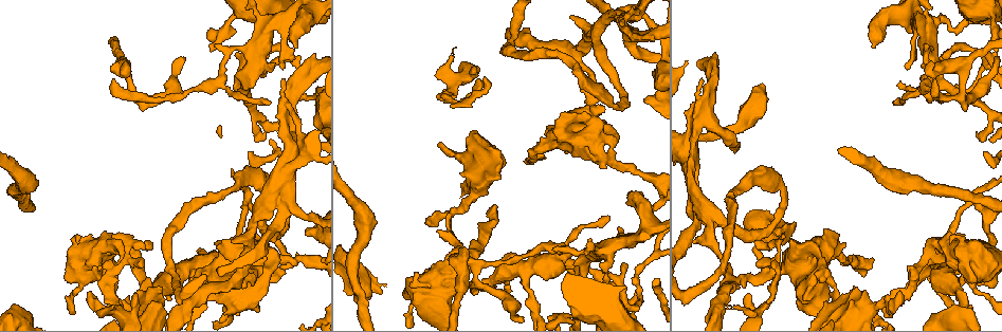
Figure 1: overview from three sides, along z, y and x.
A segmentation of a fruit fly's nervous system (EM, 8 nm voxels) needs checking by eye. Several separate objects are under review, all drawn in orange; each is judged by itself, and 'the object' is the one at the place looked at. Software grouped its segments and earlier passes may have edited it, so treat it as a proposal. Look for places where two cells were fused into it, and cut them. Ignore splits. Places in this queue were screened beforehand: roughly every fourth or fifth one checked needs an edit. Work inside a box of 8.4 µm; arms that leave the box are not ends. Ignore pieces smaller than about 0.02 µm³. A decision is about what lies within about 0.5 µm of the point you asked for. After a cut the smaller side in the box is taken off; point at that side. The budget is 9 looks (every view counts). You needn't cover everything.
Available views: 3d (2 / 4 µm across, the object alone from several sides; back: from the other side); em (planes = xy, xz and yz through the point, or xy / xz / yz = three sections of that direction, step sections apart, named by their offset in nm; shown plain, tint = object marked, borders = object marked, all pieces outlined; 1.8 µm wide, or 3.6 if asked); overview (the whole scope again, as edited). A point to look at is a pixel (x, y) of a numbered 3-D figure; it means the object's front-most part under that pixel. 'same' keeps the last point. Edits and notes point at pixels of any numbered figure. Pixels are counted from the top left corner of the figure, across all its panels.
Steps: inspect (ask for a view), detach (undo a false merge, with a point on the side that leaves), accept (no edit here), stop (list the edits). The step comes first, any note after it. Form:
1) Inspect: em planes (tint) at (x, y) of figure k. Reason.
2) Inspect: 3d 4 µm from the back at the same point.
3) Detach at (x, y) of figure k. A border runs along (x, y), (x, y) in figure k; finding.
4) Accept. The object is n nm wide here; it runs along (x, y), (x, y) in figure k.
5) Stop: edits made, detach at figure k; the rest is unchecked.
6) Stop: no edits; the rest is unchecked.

Inspect: em yz step 4 (tint) at (712, 223) of figure 1. Four arms meet.

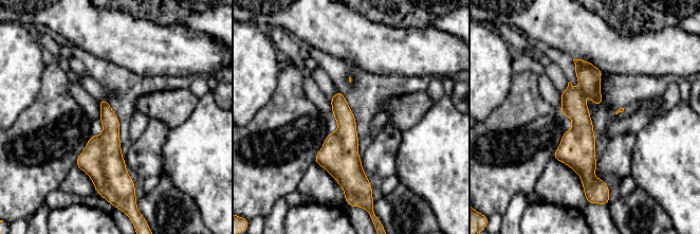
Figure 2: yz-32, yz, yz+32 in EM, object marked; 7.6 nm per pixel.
Accept. The object is 150 nm wide here; it runs along (577, 61), (584, 70), (584, 181) in figure 2; one cell here.

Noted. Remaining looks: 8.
Inspect: em planes (plain) at (632, 17) of figure 1. Calibre changes.

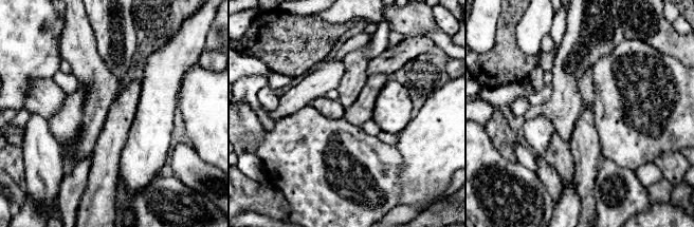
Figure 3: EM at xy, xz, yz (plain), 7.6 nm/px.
Inspect: em planes (tint) at the same point. Where the object lies.

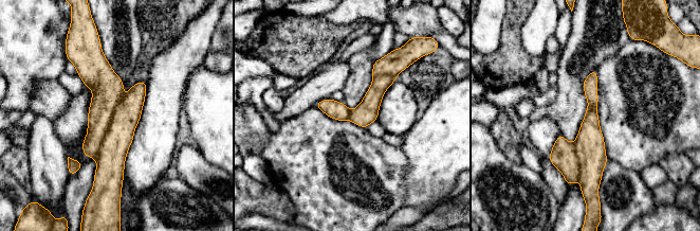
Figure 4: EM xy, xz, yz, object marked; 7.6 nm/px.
Accept. The object is 180 nm wide here; it runs along (594, 73), (584, 177) in figure 4; all the same cell.

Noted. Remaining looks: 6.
Inspect: em planes (tint) at (778, 248) of figure 1. Narrows sharply.

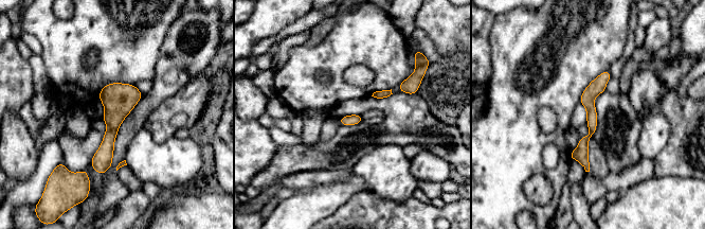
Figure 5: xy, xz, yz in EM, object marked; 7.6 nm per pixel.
Accept. It runs along (607, 73), (590, 93), (586, 166) in figure 5; all the same cell.

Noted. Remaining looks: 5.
Inspect: em 3.6 µm xz step 4 (tint) at (972, 279) of figure 1.

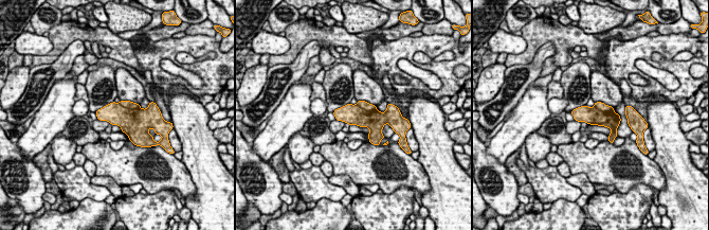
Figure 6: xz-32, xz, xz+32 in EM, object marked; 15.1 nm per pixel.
Inspect: em 3.6 µm planes (tint) at the same point. Cut it another way.

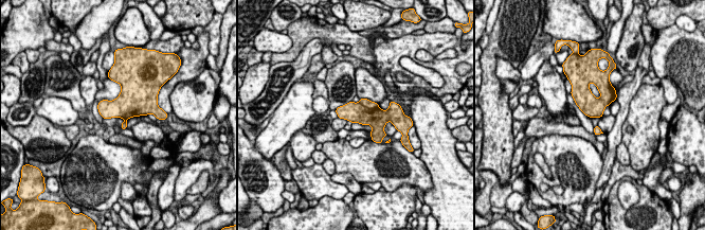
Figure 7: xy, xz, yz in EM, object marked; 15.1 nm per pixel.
Detach at (355, 112) of figure 7. A border runs along (358, 102), (367, 107), (378, 107) in figure 7; a second cell is stuck on.

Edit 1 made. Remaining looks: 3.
Stop: edits made, detach at figure 7; the rest is unchecked.

